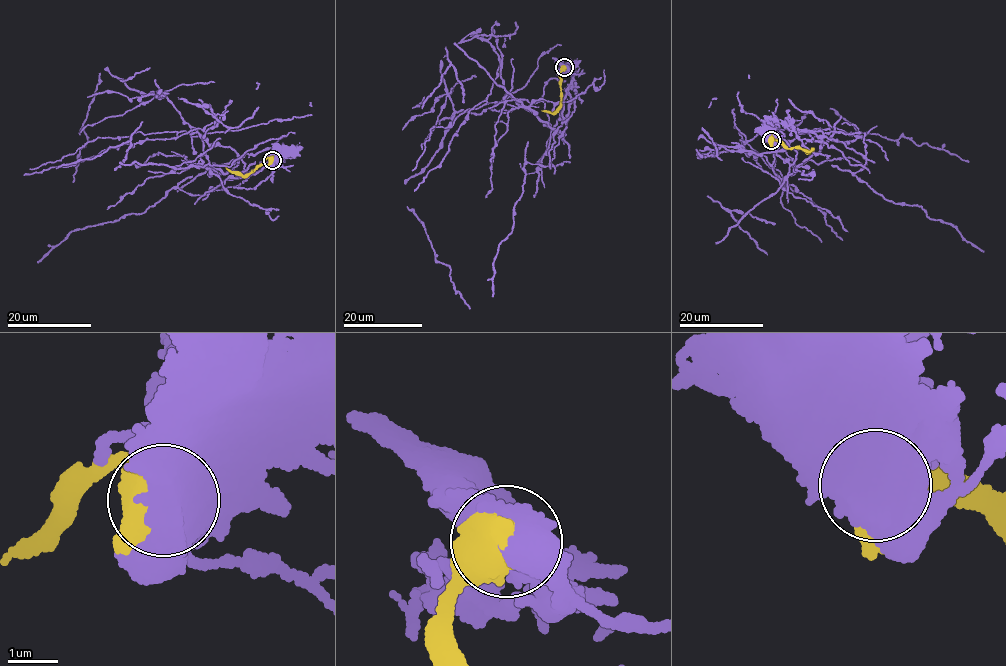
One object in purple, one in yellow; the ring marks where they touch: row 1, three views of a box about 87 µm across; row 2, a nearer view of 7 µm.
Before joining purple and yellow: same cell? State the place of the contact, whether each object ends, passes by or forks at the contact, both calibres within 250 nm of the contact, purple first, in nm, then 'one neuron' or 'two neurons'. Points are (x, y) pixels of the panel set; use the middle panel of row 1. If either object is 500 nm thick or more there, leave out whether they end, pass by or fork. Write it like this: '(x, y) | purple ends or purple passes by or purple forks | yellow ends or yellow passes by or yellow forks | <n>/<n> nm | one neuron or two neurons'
(564, 67) | 750/600 nm | two neurons

